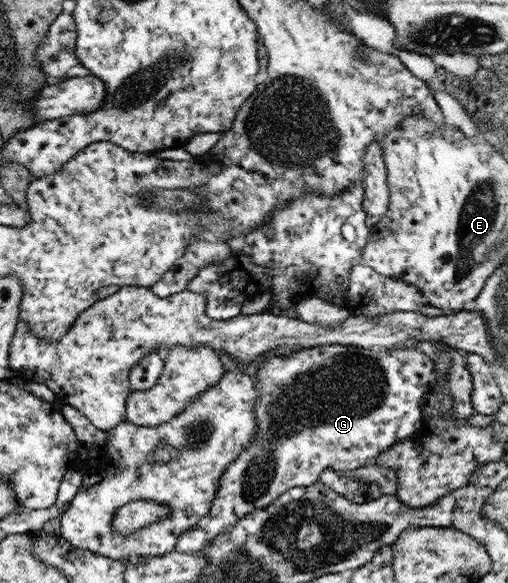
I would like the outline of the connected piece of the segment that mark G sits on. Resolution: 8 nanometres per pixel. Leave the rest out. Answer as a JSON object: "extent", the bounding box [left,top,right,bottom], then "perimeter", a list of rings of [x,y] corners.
{"extent":[175,342,435,554],"perimeter":[[[414,342],[410,346],[400,345],[399,349],[370,349],[356,346],[348,346],[347,344],[328,344],[312,348],[296,349],[291,355],[275,356],[271,354],[264,360],[260,360],[255,366],[257,374],[255,374],[258,384],[257,401],[255,401],[256,429],[257,435],[252,440],[252,443],[226,468],[226,471],[220,476],[217,484],[217,492],[215,500],[212,502],[211,510],[206,517],[188,531],[184,531],[178,536],[178,541],[175,545],[175,551],[185,554],[198,553],[205,549],[207,545],[211,545],[219,536],[224,535],[224,532],[232,527],[242,515],[248,515],[256,509],[264,509],[271,503],[274,503],[283,493],[286,493],[293,487],[306,487],[319,481],[322,472],[328,468],[340,471],[352,471],[358,467],[364,467],[372,463],[380,453],[388,449],[394,443],[407,439],[422,428],[423,414],[420,403],[423,400],[423,395],[429,390],[429,384],[435,378],[435,364],[428,358],[422,350],[416,350]]]}

